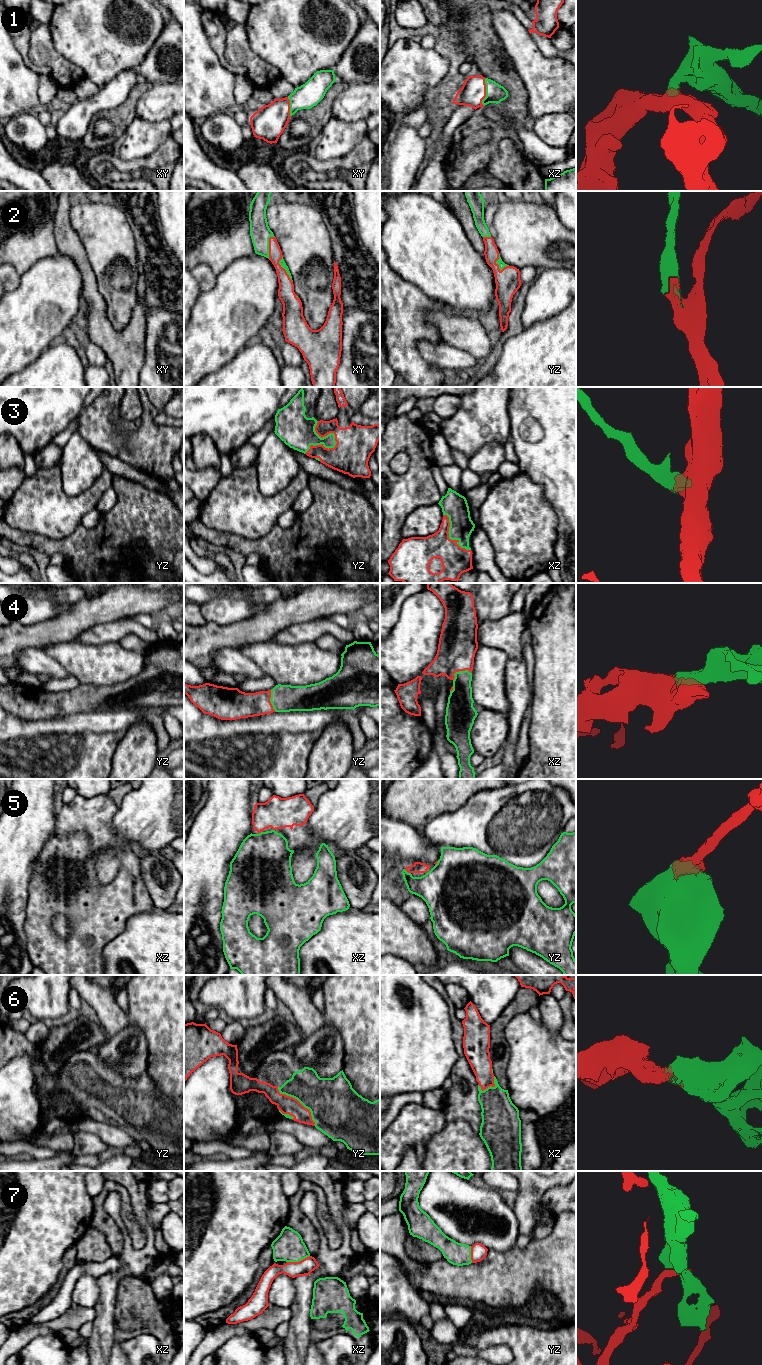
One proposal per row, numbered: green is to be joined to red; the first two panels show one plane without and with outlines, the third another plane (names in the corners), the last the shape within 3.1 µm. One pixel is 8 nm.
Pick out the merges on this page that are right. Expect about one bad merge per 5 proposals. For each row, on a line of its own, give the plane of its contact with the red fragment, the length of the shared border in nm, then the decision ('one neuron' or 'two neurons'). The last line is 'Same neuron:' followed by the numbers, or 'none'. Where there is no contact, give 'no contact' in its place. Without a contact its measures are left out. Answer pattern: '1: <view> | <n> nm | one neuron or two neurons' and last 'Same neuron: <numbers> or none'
1: xz | 220 nm | one neuron
2: xy | 190 nm | one neuron
3: yz | 300 nm | one neuron
4: xz | 170 nm | one neuron
5: yz | 70 nm | one neuron
6: yz | 440 nm | one neuron
7: xz | 190 nm | two neurons
Same neuron: 1, 2, 3, 4, 5, 6

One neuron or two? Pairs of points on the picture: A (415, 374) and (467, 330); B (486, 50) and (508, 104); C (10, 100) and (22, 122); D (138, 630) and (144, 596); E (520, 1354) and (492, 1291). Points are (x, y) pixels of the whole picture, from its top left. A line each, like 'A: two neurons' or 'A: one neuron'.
A: two neurons
B: one neuron
C: two neurons
D: two neurons
E: two neurons

